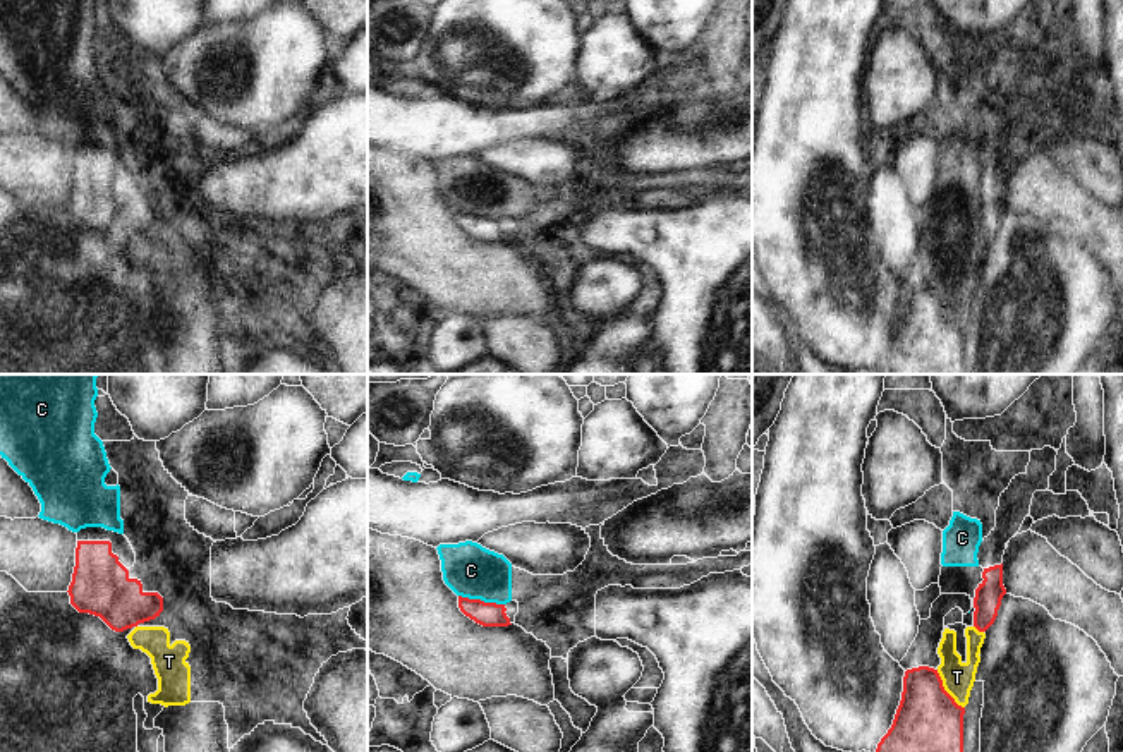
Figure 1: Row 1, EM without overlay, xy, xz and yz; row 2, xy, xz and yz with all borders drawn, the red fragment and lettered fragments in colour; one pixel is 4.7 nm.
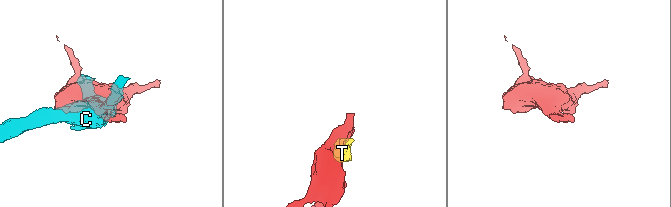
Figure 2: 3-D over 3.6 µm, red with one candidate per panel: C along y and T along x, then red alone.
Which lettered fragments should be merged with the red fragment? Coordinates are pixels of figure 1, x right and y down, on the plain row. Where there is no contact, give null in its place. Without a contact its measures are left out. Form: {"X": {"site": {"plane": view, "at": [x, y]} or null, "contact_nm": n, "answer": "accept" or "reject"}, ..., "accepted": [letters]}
{"C": {"site": {"plane": "xz", "at": [479, 215]}, "contact_nm": 220, "answer": "reject"}, "T": {"site": {"plane": "yz", "at": [945, 306]}, "contact_nm": 220, "answer": "reject"}, "accepted": []}

